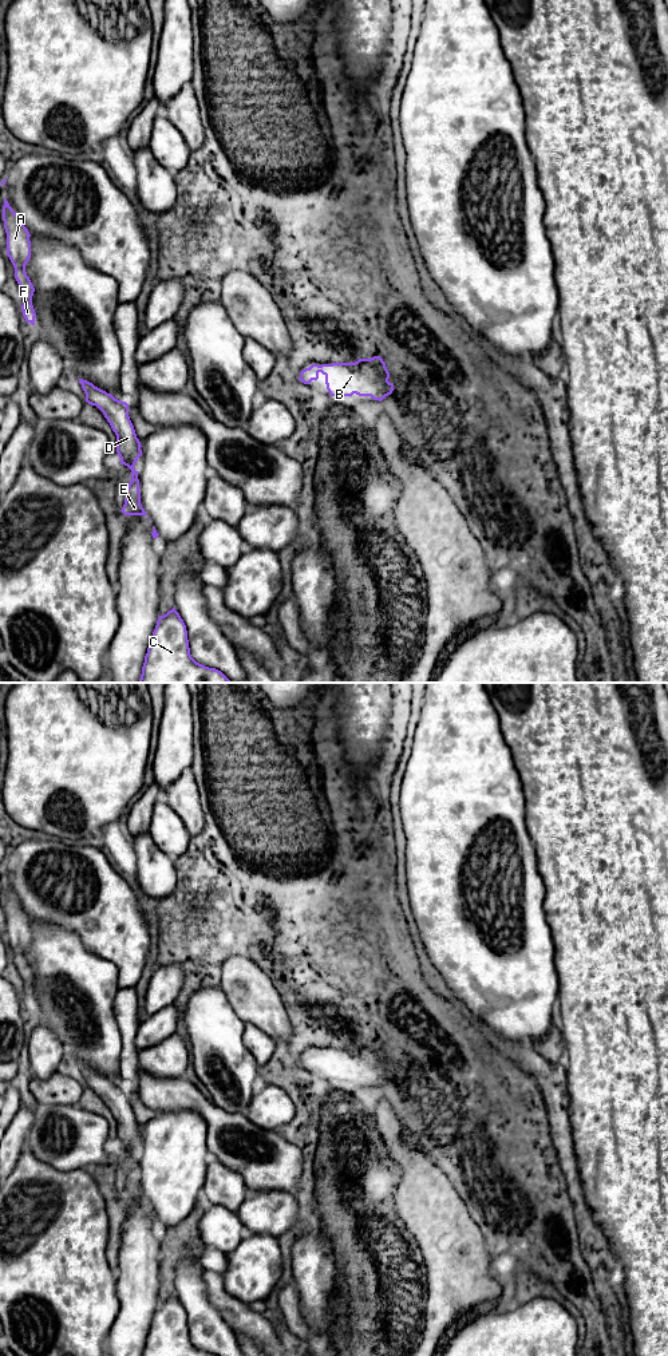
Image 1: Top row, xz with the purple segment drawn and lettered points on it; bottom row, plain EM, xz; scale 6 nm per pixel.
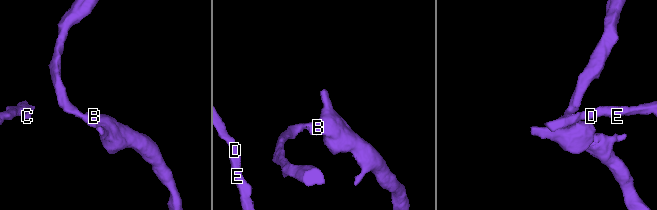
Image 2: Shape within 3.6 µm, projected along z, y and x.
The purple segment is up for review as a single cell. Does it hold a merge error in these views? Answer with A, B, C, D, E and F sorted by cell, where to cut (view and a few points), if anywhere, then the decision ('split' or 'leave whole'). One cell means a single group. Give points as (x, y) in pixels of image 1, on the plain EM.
groups A B C D E F; cut none; leave whole

